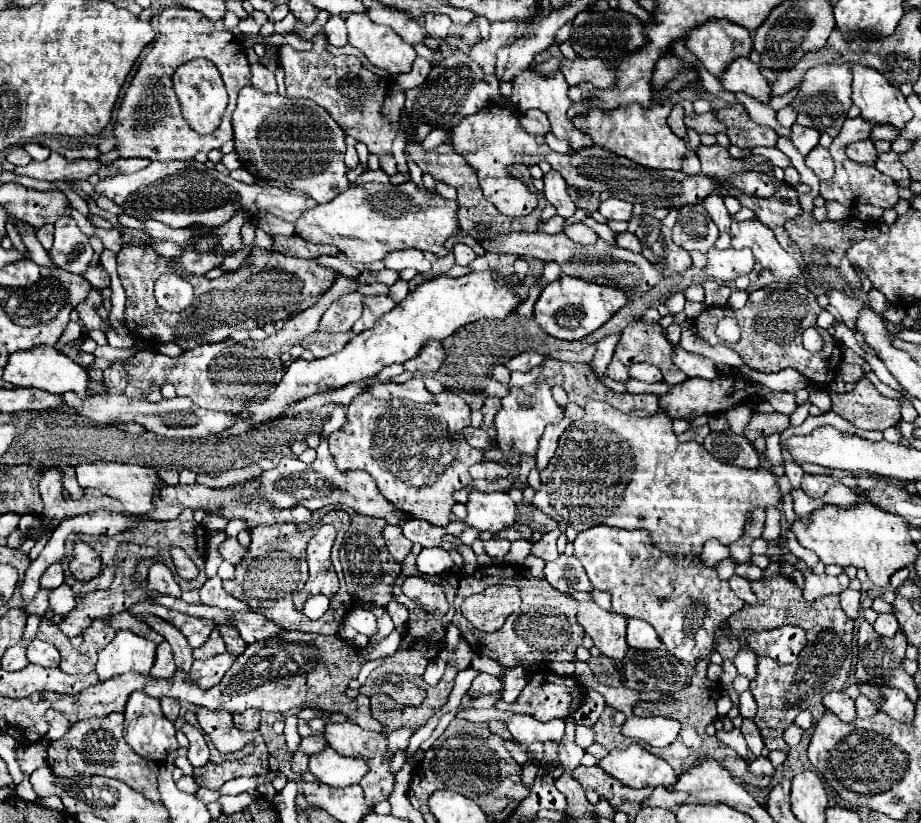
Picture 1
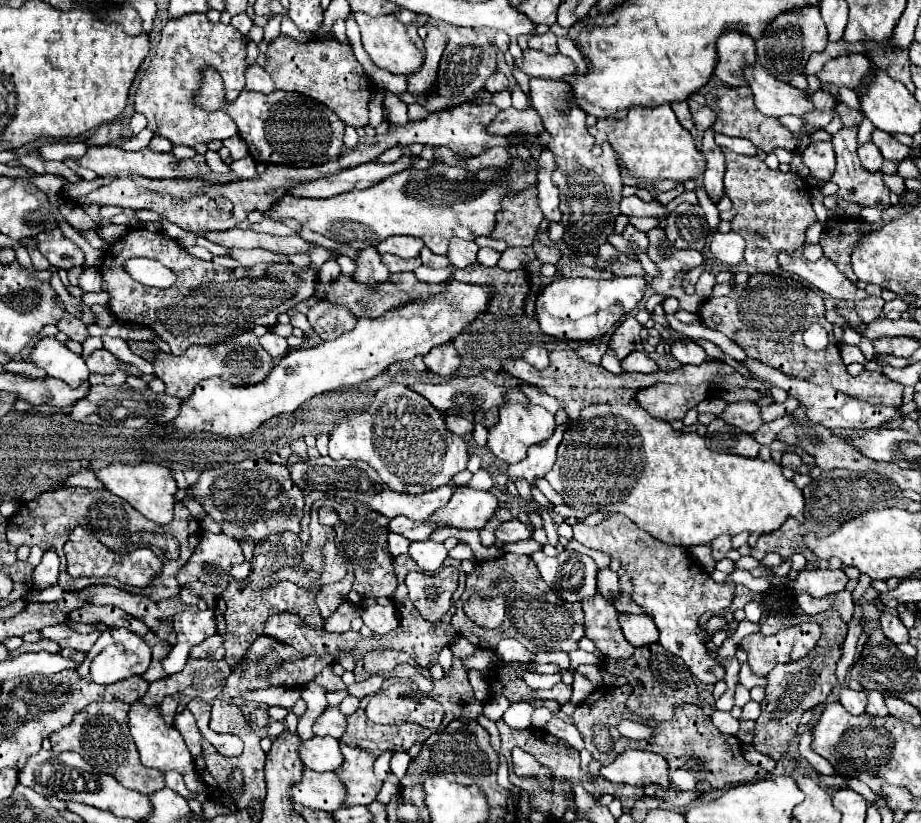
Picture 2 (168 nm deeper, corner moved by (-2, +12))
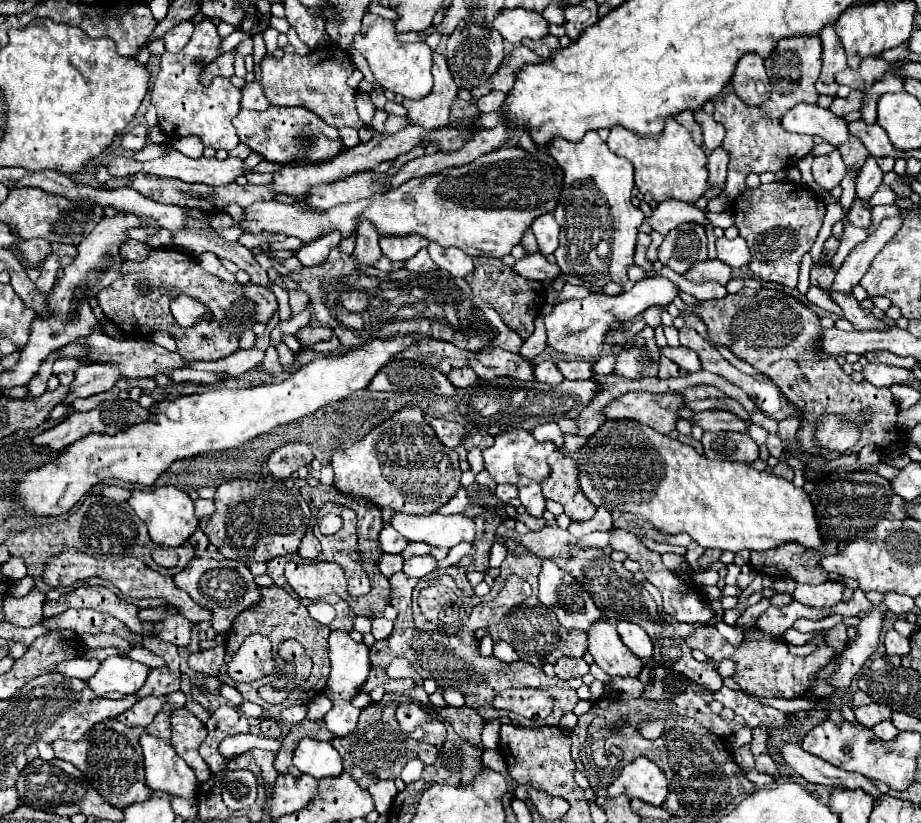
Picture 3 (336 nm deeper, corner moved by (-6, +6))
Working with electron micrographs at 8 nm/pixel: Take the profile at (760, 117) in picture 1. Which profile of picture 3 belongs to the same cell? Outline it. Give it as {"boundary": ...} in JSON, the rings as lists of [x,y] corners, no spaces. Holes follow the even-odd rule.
{"boundary":[[[748,52],[738,60],[730,84],[736,96],[748,106],[760,106],[770,96],[770,80],[764,70],[764,60],[754,52]]]}

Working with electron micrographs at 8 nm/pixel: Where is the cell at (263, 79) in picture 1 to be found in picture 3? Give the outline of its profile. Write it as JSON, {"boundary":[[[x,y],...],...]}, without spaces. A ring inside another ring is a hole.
{"boundary":[[[252,80],[252,82],[246,82],[242,86],[242,108],[248,108],[248,110],[266,110],[270,106],[262,86]]]}

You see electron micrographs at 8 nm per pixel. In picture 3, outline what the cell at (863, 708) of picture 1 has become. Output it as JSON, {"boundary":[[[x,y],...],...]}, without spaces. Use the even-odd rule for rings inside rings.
{"boundary":[[[890,720],[878,722],[872,730],[874,730],[874,734],[876,734],[880,740],[892,740],[892,738],[896,738],[896,734],[898,734],[896,726],[894,726]]]}

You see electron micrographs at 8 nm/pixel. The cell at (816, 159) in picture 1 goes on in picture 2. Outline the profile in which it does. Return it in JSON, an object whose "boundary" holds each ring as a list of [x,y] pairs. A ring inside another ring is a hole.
{"boundary":[[[812,142],[802,152],[804,164],[810,168],[810,174],[814,178],[820,178],[822,182],[828,182],[828,178],[834,174],[834,148],[830,142]]]}

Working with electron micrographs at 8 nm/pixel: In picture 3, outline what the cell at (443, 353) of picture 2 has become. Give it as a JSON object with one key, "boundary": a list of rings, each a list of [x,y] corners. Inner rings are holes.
{"boundary":[[[468,366],[450,370],[450,372],[446,374],[446,378],[448,378],[448,380],[452,382],[452,386],[456,386],[456,388],[466,388],[466,386],[470,386],[470,384],[478,382],[478,378],[476,378],[474,370],[472,370],[472,368],[468,368]]]}

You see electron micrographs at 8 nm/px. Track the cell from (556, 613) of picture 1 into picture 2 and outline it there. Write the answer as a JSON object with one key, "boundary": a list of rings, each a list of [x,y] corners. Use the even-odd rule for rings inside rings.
{"boundary":[[[502,554],[498,560],[492,562],[478,562],[476,570],[472,576],[474,582],[488,582],[490,588],[486,588],[486,594],[498,594],[498,588],[502,586],[502,576],[508,576],[506,582],[512,582],[512,598],[508,598],[508,614],[504,616],[502,626],[492,628],[492,630],[480,630],[480,626],[476,626],[462,610],[464,602],[466,602],[466,590],[464,596],[460,598],[458,606],[456,606],[456,614],[452,616],[450,624],[452,628],[468,638],[474,646],[484,648],[484,650],[494,650],[496,644],[502,638],[516,638],[518,642],[522,642],[530,652],[552,652],[552,650],[562,650],[562,652],[572,652],[578,648],[578,640],[584,636],[584,614],[582,614],[582,606],[570,604],[570,602],[562,602],[552,590],[550,586],[546,586],[546,582],[540,578],[540,572],[536,568],[536,564],[532,562],[530,556],[516,556],[516,554]]]}

